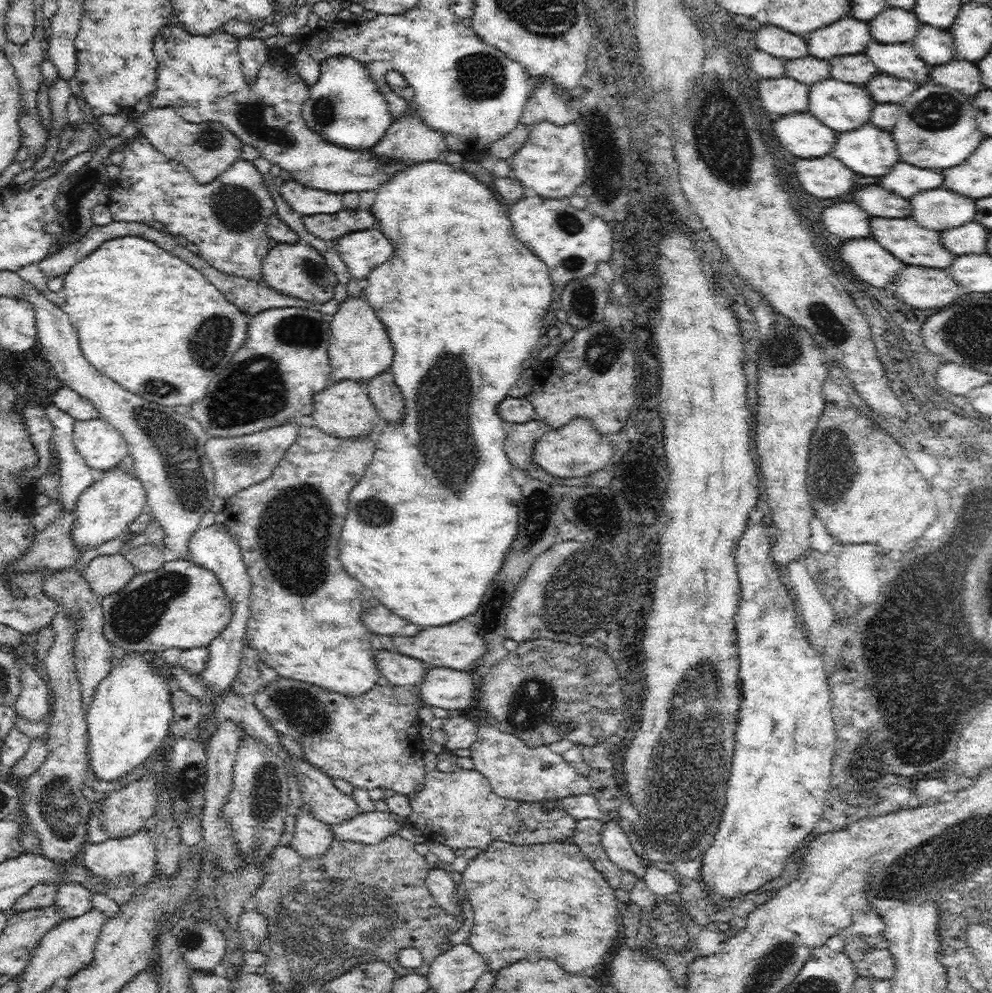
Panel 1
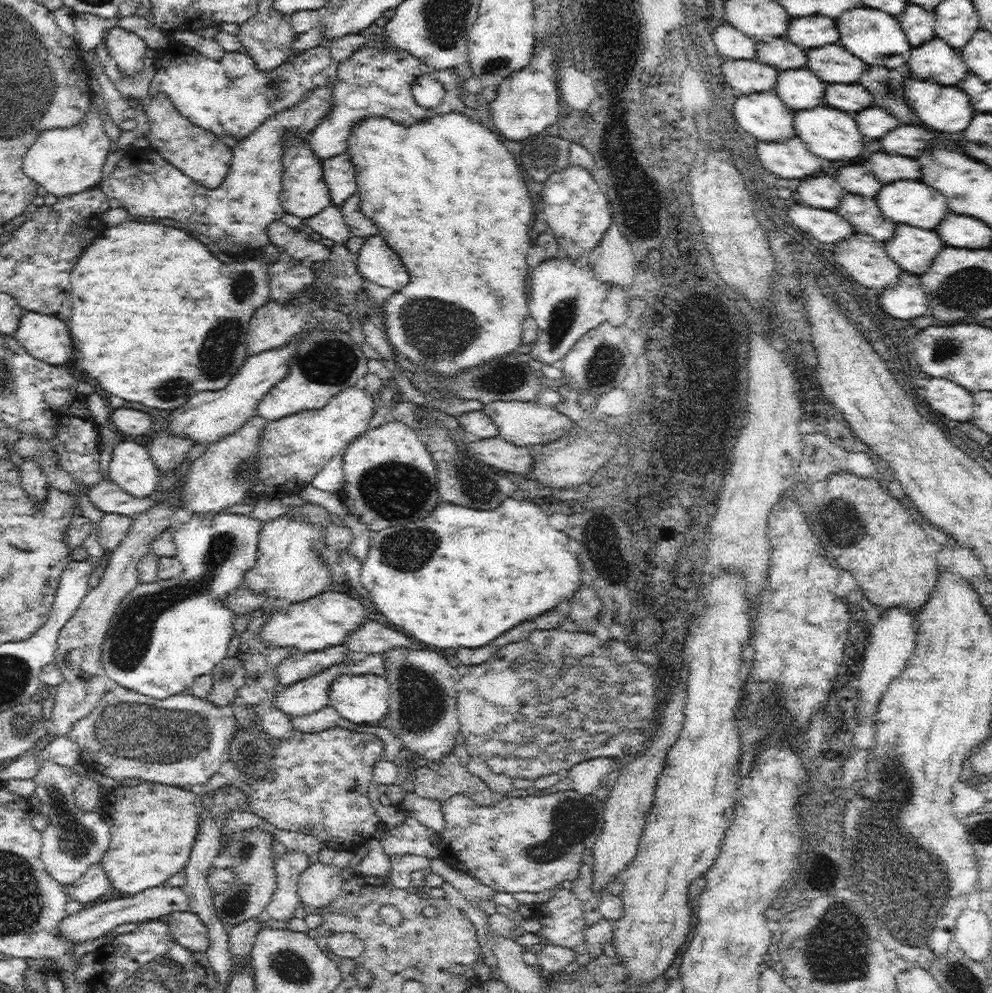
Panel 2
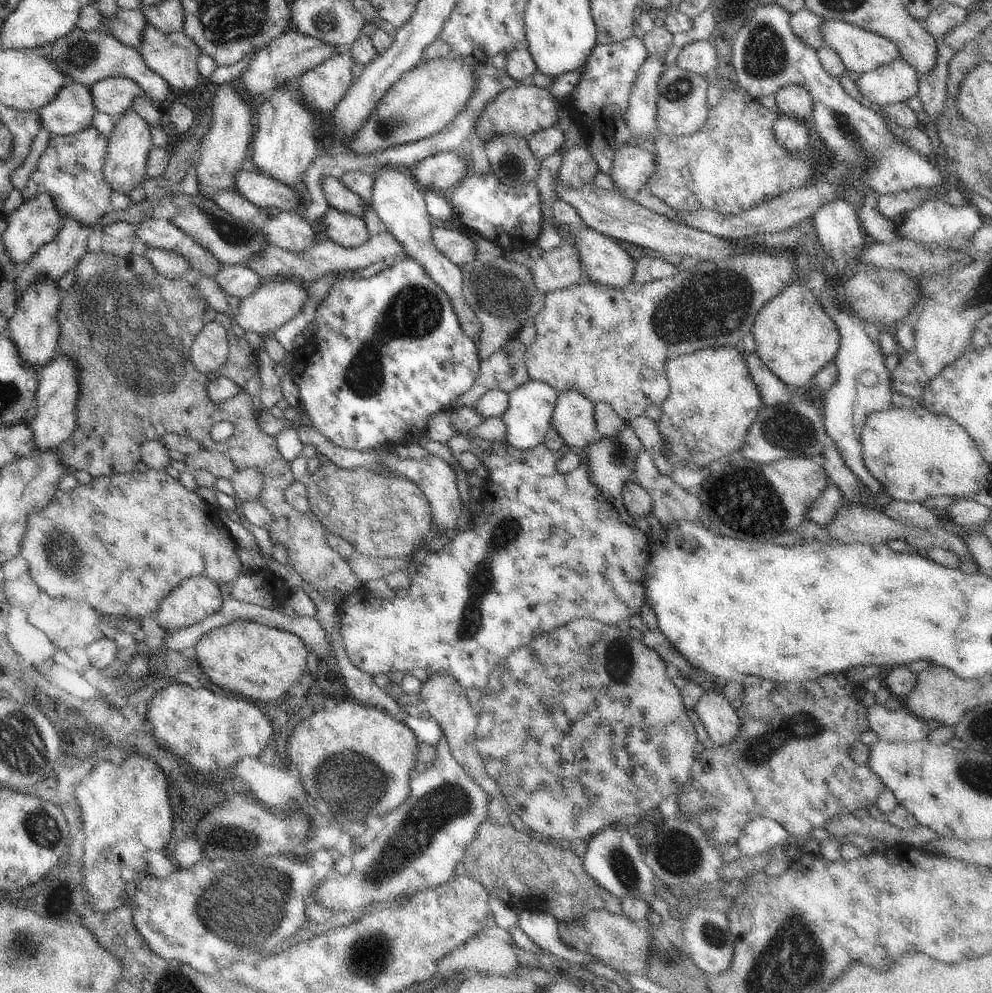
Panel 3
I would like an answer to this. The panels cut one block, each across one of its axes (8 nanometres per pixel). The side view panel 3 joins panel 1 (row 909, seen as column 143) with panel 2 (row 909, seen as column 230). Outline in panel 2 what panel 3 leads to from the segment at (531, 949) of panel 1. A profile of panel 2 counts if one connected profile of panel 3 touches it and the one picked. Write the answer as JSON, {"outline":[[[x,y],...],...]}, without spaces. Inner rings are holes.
{"outline":[[[556,887],[554,891],[555,895],[551,899],[532,905],[534,908],[533,916],[542,918],[543,927],[539,934],[548,938],[550,944],[562,946],[572,951],[575,946],[584,942],[585,930],[588,927],[583,917],[582,905],[579,898],[571,890]]]}

